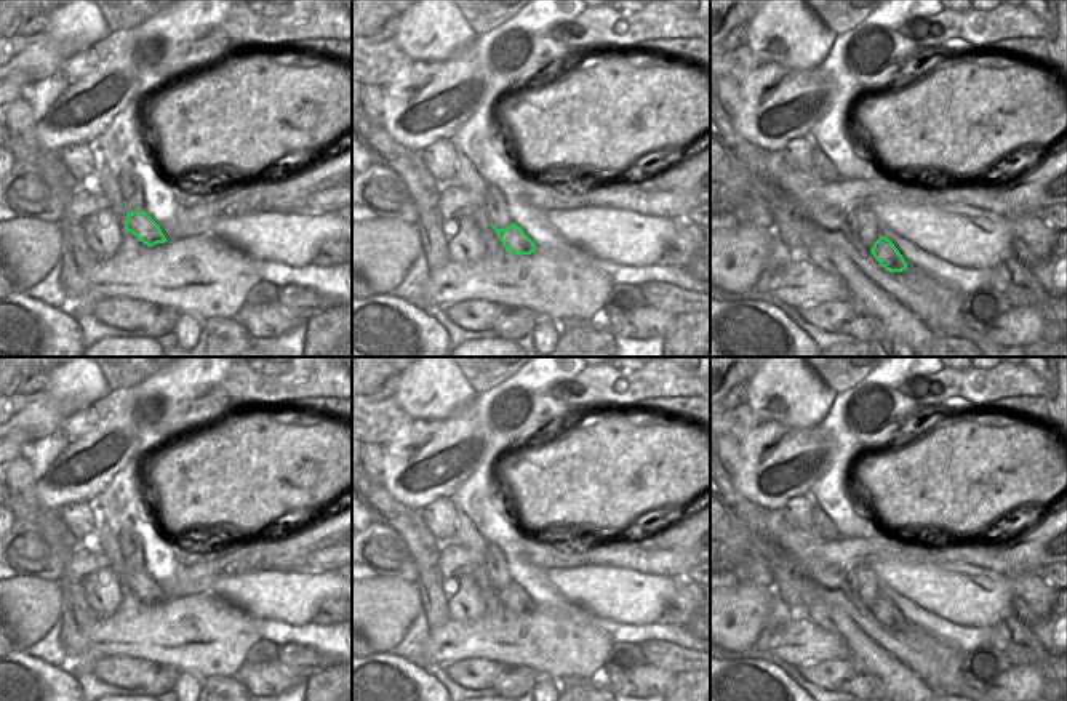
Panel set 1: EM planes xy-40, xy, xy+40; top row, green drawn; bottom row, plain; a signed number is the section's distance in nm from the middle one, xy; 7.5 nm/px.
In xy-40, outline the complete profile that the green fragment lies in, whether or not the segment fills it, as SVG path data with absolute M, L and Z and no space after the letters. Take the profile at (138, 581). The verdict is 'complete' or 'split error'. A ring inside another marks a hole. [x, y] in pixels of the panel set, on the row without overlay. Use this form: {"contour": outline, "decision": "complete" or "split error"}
{"contour": "M98 515L98 547L107 557L110 568L120 581L120 592L131 591L147 605L168 600L160 584L146 570L126 570L126 560L118 538L110 527Z", "decision": "split error"}

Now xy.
{"contour": "M512 581L506 587L498 587L494 583L491 583L491 586L496 589L506 610L514 613L531 613L536 610L534 600L517 583Z", "decision": "complete"}

